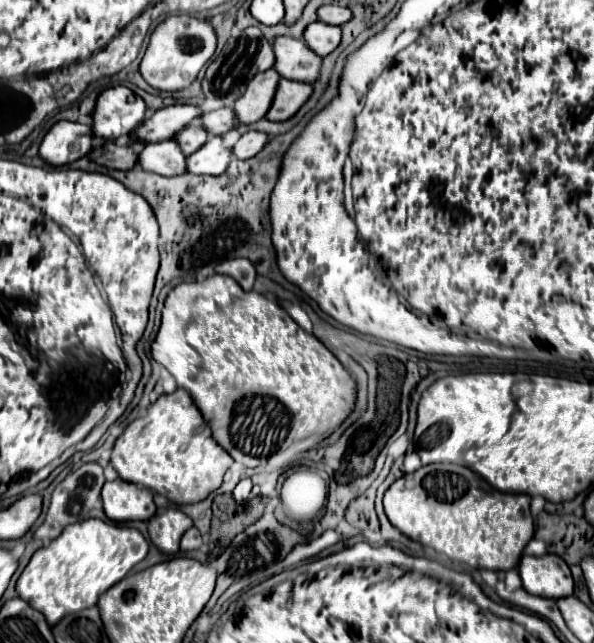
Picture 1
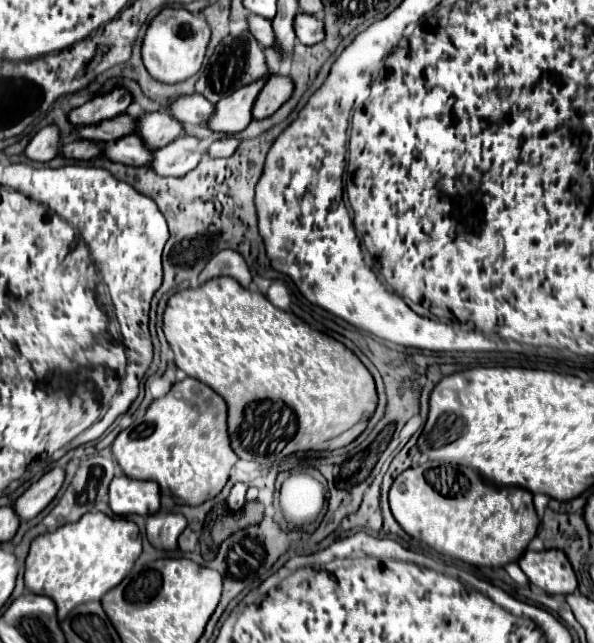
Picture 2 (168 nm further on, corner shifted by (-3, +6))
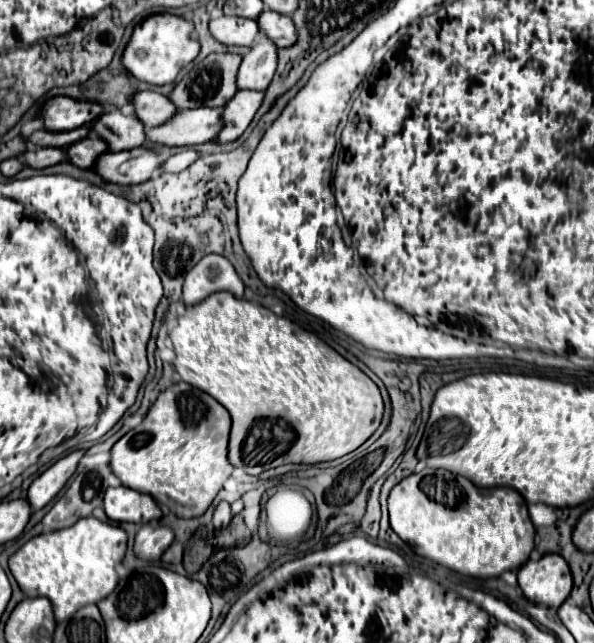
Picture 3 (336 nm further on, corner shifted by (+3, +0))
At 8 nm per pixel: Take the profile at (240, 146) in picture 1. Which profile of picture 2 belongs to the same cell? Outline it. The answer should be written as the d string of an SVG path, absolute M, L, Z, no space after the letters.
M224 137L224 139L220 139L220 141L216 141L216 143L210 145L208 157L228 157L228 155L234 155L234 151L238 149L238 145L240 145L240 139L236 139L236 137Z

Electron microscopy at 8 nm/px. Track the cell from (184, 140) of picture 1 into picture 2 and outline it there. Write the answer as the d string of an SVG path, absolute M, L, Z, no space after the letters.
M148 113L140 119L144 119L144 123L140 123L140 137L150 149L166 147L184 135L184 125L172 113Z

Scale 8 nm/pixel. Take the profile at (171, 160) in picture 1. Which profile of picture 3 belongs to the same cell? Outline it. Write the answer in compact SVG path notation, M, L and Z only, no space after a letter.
M88 135L66 149L66 159L80 169L90 169L98 159L98 155L102 155L104 151L106 151L106 143L100 137Z

